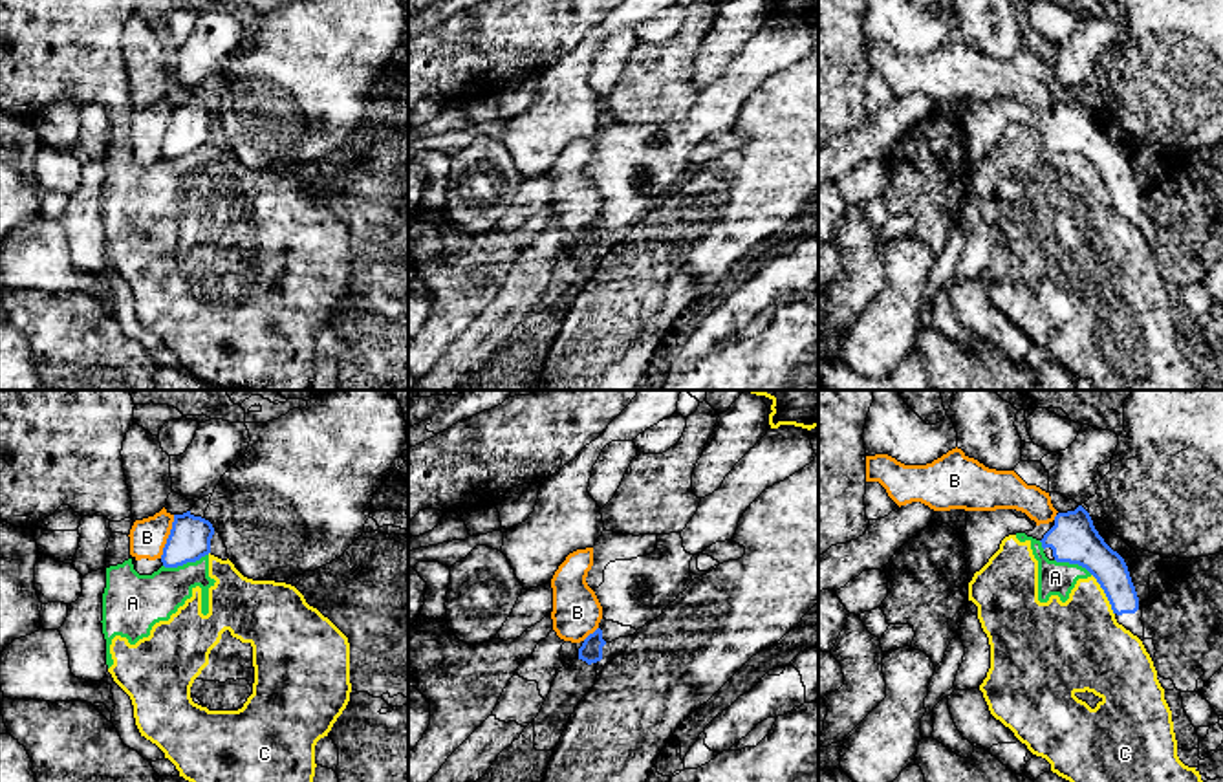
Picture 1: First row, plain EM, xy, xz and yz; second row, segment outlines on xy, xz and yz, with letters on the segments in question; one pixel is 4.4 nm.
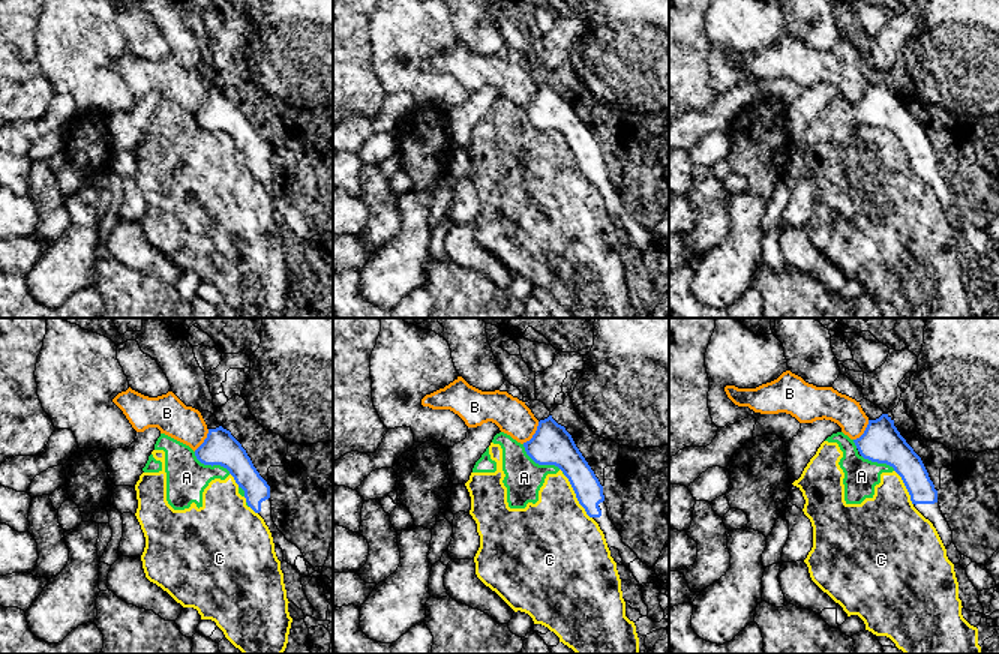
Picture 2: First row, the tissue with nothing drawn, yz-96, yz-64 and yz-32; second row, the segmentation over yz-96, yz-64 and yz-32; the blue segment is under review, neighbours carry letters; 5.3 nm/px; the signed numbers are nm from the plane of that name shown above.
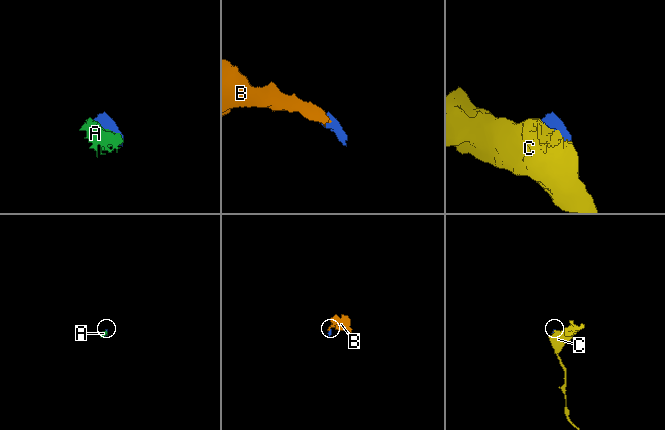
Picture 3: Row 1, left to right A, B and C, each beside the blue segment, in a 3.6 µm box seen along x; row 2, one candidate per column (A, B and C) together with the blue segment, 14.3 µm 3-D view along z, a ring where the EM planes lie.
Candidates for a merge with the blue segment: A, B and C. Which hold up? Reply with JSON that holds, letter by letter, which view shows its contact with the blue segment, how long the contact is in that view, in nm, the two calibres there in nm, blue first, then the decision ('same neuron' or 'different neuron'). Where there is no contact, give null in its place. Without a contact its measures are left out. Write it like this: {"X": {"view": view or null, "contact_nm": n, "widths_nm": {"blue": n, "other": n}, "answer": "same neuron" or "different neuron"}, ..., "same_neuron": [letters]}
{"A": {"view": "xy", "contact_nm": 200, "widths_nm": {"blue": 180, "other": 220}, "answer": "different neuron"}, "B": {"view": "xy", "contact_nm": 200, "widths_nm": {"blue": 180, "other": 160}, "answer": "different neuron"}, "C": {"view": "yz", "contact_nm": 200, "widths_nm": {"blue": 190, "other": 380}, "answer": "different neuron"}, "same_neuron": []}

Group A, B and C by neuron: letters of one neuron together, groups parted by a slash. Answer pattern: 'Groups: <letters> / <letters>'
Groups: A C / B

